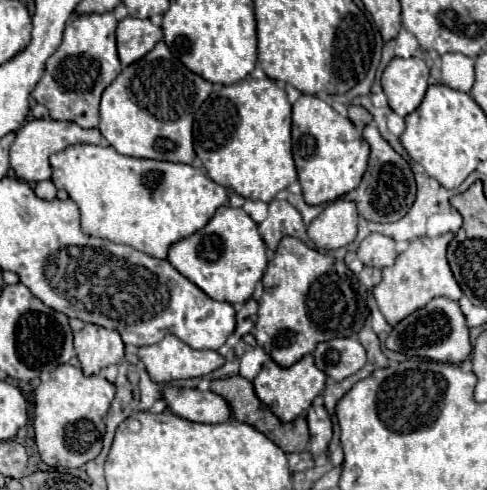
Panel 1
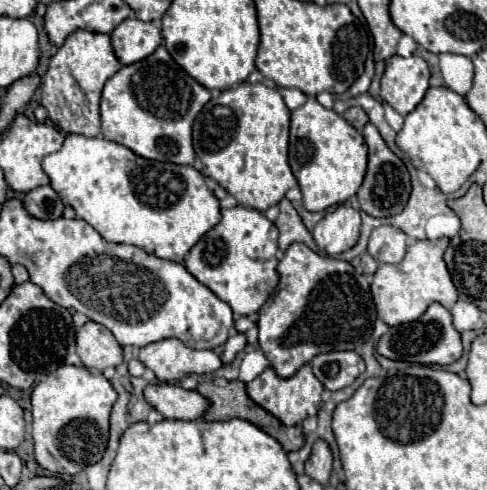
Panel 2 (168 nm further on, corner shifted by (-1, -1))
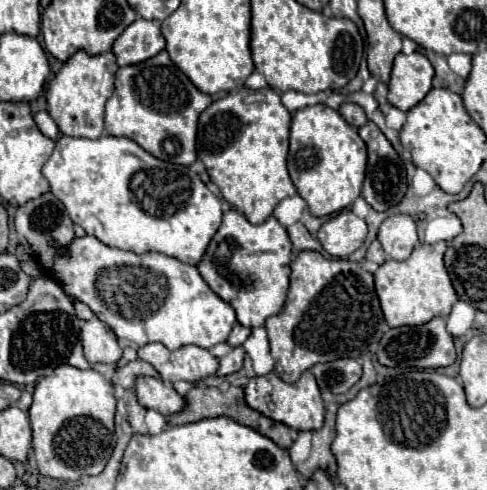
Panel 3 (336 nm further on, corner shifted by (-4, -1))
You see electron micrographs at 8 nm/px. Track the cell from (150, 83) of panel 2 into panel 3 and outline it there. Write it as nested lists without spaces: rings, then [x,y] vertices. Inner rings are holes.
[[[162,50],[146,62],[118,68],[114,94],[106,102],[106,132],[138,142],[160,160],[190,166],[196,162],[198,116],[210,104],[210,96],[200,92]]]

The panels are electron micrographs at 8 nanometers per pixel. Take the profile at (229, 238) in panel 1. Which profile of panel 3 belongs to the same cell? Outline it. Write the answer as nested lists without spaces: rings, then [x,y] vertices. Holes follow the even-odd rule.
[[[230,210],[222,216],[222,226],[214,234],[204,260],[198,264],[200,276],[206,284],[236,310],[236,318],[242,326],[264,326],[268,316],[282,310],[288,294],[292,246],[284,226],[274,216],[254,226],[238,210]]]

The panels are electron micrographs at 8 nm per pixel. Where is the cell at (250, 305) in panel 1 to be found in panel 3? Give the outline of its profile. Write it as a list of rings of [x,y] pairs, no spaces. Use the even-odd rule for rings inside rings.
[[[234,324],[234,328],[232,328],[232,332],[230,332],[230,336],[228,336],[228,344],[234,348],[234,346],[242,346],[244,344],[244,340],[250,336],[250,328],[244,328],[242,324]]]

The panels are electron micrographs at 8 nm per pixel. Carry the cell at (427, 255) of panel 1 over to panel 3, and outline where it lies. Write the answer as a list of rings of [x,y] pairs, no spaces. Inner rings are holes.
[[[452,212],[448,216],[435,217],[428,222],[426,230],[432,231],[432,240],[436,242],[422,243],[414,248],[408,260],[396,262],[396,260],[386,260],[376,272],[376,294],[380,298],[380,306],[384,312],[384,318],[388,326],[418,326],[430,322],[434,316],[448,316],[454,302],[458,300],[450,276],[444,268],[442,256],[446,252],[449,239],[455,238],[462,232],[460,219]],[[458,220],[458,222],[456,222]],[[460,224],[460,232],[456,234]],[[444,241],[444,242],[440,242]],[[436,243],[436,244],[434,244]]]

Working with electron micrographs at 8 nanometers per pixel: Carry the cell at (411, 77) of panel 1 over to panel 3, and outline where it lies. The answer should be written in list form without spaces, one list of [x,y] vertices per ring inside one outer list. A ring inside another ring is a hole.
[[[422,52],[398,54],[388,82],[388,102],[400,110],[416,106],[432,88],[434,68]]]

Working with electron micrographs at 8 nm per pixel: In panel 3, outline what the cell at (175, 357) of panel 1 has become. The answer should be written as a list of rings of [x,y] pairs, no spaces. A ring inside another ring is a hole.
[[[160,342],[146,344],[138,348],[138,358],[152,364],[164,382],[198,382],[206,376],[216,374],[218,360],[200,346],[182,346],[178,350],[168,350]]]

